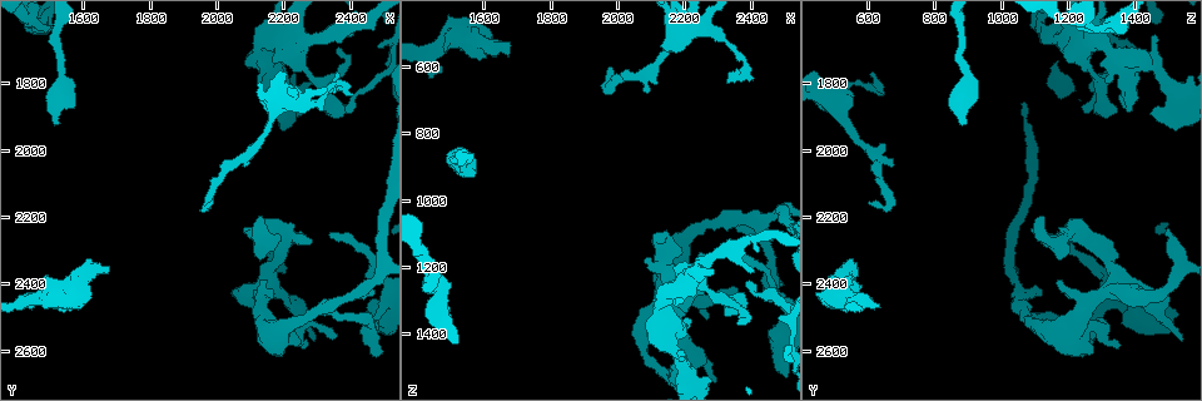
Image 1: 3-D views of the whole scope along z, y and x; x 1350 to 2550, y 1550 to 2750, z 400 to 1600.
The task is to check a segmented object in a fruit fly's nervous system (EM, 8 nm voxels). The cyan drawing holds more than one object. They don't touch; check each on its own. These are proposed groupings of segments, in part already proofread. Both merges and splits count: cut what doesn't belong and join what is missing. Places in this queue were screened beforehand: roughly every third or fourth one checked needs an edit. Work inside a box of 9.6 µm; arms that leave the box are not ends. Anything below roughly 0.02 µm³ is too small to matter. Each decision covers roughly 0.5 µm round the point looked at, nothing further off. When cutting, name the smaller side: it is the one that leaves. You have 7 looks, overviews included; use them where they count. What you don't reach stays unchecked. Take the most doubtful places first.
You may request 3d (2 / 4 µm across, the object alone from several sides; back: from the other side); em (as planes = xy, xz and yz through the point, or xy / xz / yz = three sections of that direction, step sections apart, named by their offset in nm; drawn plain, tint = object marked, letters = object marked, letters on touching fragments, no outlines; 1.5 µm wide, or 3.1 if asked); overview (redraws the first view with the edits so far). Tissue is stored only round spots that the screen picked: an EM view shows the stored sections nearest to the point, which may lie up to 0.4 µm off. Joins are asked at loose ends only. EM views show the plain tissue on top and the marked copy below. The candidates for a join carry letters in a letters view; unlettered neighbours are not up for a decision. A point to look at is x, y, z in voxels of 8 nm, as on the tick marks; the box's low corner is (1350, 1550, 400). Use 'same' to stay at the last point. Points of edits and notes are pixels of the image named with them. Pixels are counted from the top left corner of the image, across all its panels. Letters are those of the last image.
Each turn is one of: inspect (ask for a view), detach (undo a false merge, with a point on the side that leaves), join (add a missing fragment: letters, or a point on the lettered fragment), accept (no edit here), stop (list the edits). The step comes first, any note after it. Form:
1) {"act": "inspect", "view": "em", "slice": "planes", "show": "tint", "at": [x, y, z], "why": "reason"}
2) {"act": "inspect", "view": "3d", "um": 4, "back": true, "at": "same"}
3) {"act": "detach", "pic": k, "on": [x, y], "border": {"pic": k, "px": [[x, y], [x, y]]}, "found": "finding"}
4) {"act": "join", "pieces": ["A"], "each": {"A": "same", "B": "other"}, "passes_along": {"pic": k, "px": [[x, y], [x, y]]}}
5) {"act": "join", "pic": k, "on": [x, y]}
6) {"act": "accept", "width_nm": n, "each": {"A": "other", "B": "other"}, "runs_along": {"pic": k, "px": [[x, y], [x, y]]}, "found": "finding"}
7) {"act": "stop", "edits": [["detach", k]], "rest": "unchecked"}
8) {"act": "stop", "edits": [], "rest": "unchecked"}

{"act": "inspect", "view": "em", "slice": "yz", "step": 4, "show": "tint", "at": [2330, 2480, 1070], "why": "two arms in line, one across"}

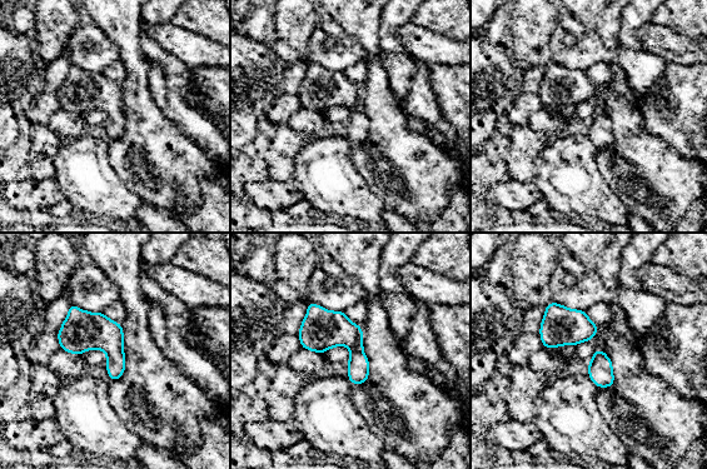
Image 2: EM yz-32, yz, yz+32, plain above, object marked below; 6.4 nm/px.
{"act": "inspect", "view": "em", "slice": "planes", "show": "tint", "at": "same", "why": "cut it another way"}

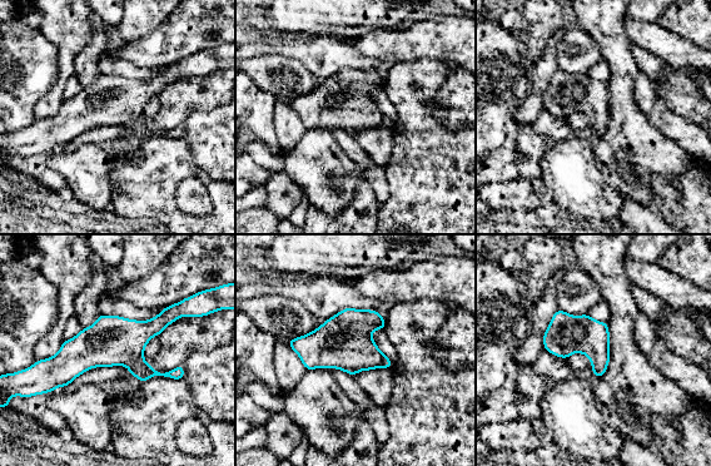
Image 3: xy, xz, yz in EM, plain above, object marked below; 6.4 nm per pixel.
{"act": "inspect", "view": "em", "slice": "planes", "show": "letters", "at": "same", "why": "what lies round it"}

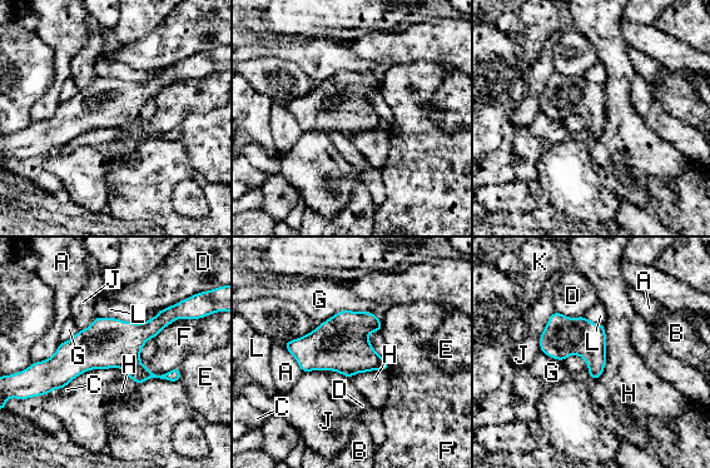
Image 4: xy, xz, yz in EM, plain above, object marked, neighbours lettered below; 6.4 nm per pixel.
{"act": "accept", "each": {"A": "other", "B": "other", "C": "other", "D": "other", "E": "other", "F": "other", "G": "other", "H": "other", "J": "other", "K": "other", "L": "other"}, "runs_along": {"pic": 4, "px": [[173, 314], [38, 371]]}, "found": "continuous, no second cell"}

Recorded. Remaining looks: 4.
{"act": "inspect", "view": "em", "slice": "yz", "step": 4, "show": "letters", "at": [2160, 2230, 1500], "why": "branch stops here"}

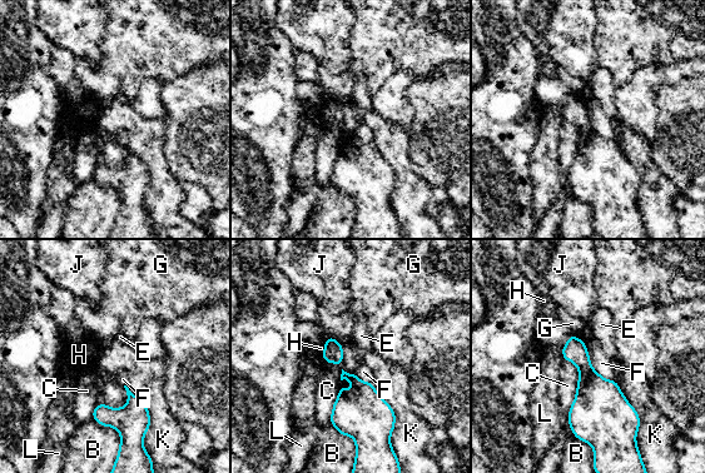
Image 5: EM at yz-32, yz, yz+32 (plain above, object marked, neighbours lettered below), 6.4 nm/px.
{"act": "accept", "longest_contact_nm": ["C", 360], "each": {"B": "other", "C": "other", "E": "other", "F": "other", "G": "other", "H": "other", "J": "other", "K": "other", "L": "other"}, "border": {"pic": 5, "px": [[329, 335], [342, 344]]}, "found": "no lettered fragment goes on from it"}

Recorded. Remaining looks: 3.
{"act": "inspect", "view": "em", "slice": "yz", "step": 8, "show": "tint", "at": [2500, 2510, 1470], "why": "calibre changes"}

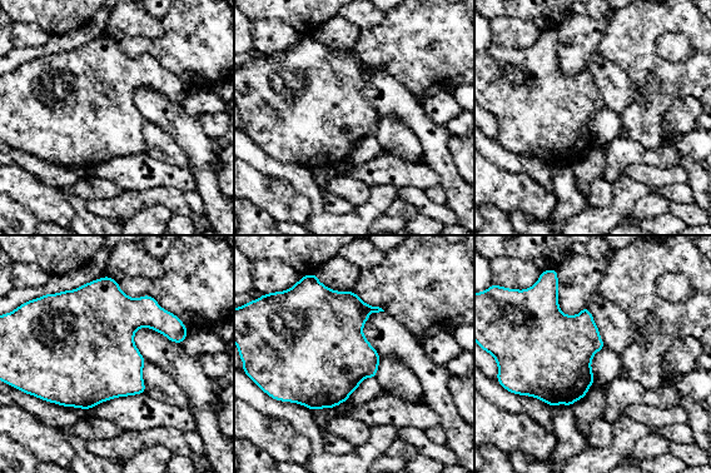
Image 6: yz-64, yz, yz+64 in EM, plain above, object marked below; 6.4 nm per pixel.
{"act": "inspect", "view": "em", "slice": "planes", "show": "letters", "at": "same", "why": "cut it another way"}

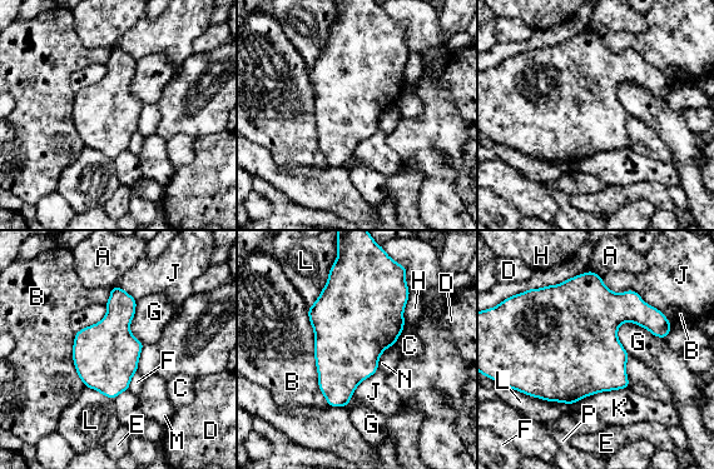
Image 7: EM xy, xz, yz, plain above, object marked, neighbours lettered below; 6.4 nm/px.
{"act": "accept", "each": {"A": "other", "B": "other", "C": "other", "D": "other", "E": "other", "F": "other", "G": "other", "H": "other", "J": "other", "K": "other", "L": "other", "M": "other", "N": "other", "P": "other"}, "border": {"pic": 7, "px": [[616, 329], [633, 322], [664, 339]]}, "found": "continuous, no second cell"}

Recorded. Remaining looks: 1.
{"act": "stop", "edits": [], "rest": "unchecked"}

